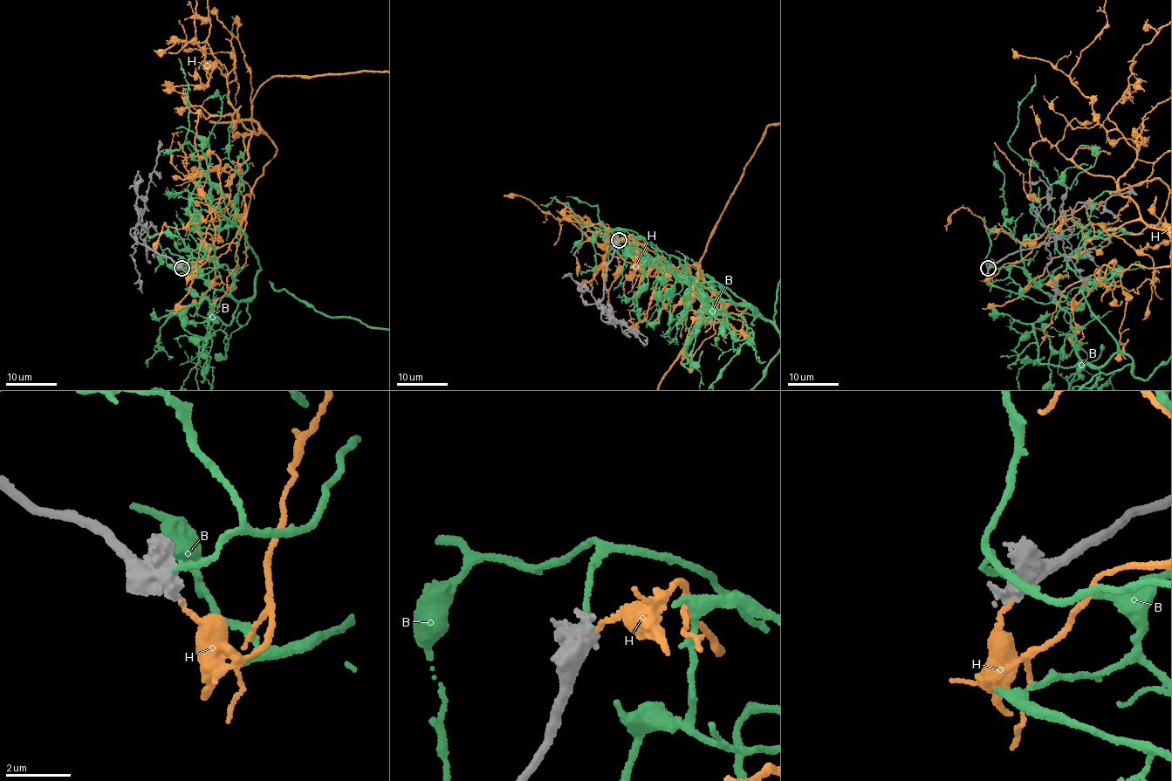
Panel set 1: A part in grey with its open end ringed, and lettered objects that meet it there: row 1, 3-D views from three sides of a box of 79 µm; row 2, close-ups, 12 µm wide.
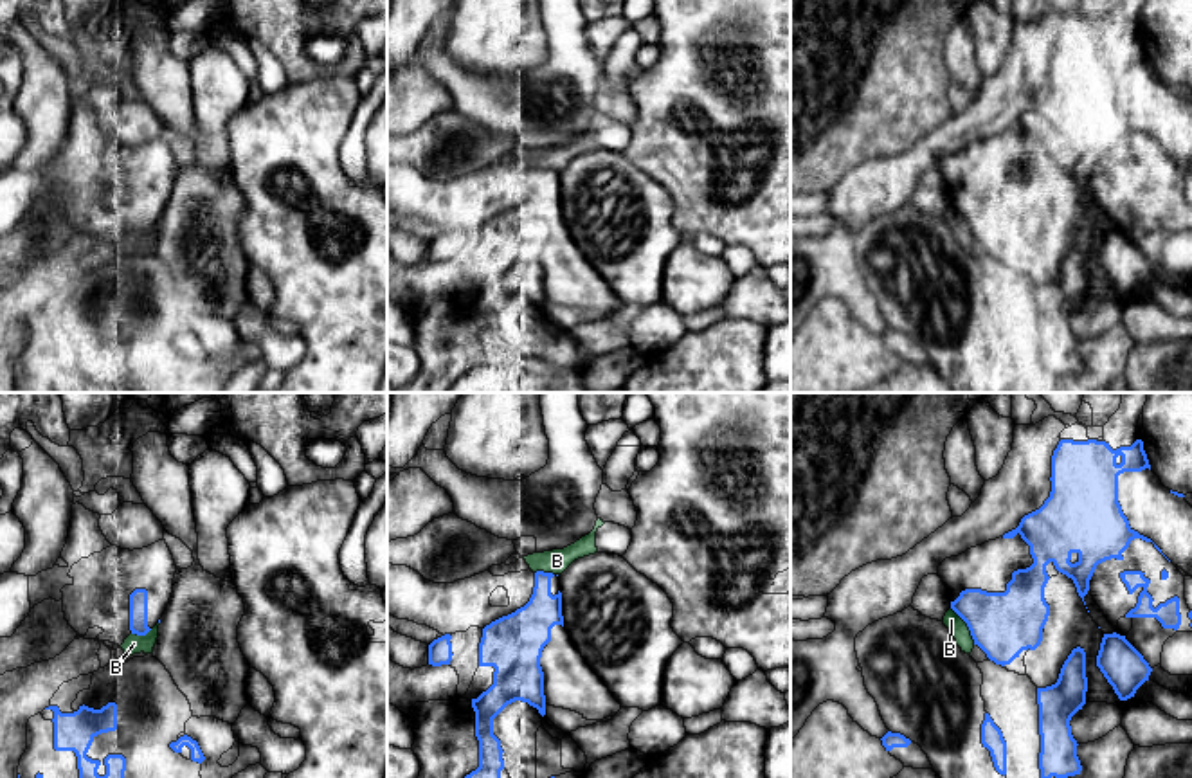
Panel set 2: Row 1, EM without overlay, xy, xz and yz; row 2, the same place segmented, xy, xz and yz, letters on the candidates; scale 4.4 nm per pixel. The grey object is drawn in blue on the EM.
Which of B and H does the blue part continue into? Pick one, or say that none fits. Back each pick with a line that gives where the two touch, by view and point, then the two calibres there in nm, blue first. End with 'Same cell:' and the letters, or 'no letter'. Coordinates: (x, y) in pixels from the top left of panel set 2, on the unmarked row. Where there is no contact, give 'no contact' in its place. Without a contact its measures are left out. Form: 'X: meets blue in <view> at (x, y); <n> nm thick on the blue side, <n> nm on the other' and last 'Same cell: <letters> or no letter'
Same cell: no letter

